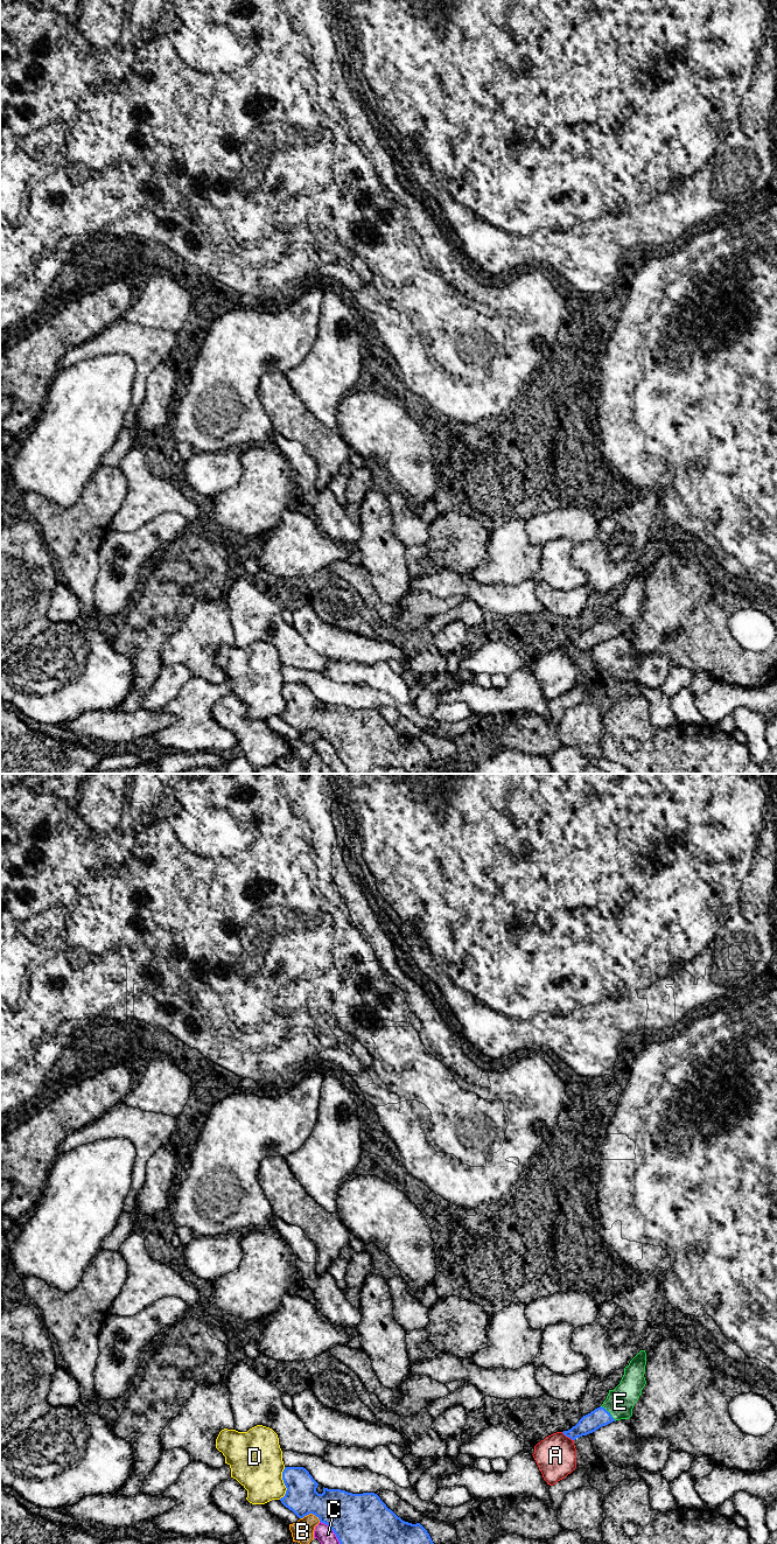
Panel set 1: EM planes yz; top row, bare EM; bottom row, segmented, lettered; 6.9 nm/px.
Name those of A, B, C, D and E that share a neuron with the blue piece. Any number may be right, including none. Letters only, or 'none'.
E

